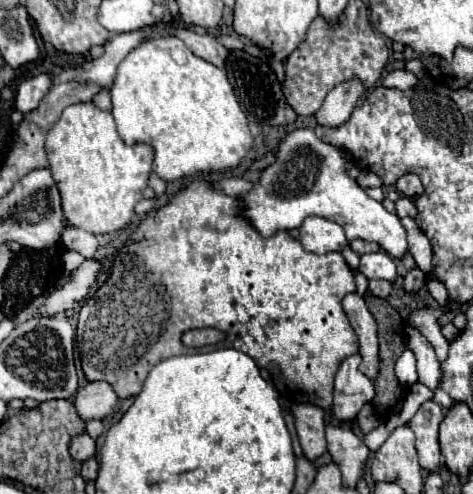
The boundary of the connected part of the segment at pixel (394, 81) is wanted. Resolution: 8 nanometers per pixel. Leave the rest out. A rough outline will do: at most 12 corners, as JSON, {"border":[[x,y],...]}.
{"border":[[394,70],[382,80],[386,88],[408,90],[418,78],[408,70]]}

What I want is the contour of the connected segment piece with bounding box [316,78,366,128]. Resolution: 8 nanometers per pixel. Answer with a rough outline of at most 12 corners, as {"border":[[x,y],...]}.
{"border":[[346,80],[328,92],[318,124],[336,128],[350,118],[364,92],[362,80]]}

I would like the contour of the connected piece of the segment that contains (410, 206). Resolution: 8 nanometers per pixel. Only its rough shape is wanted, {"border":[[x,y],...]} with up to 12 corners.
{"border":[[406,196],[396,200],[398,218],[416,216],[412,198]]}

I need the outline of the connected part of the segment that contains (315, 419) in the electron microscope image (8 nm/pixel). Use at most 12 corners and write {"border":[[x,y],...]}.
{"border":[[294,404],[296,434],[308,460],[326,452],[324,410]]}

